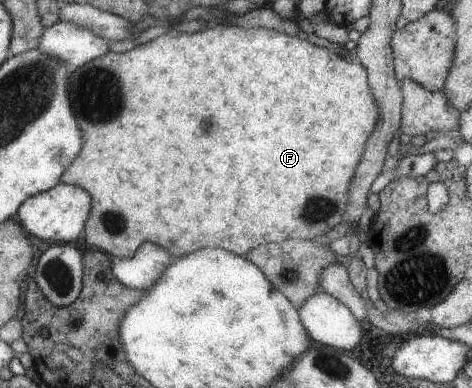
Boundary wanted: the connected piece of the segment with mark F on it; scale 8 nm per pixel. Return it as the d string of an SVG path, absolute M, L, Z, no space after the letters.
M222 22L197 33L172 31L126 53L108 51L107 55L76 68L73 73L70 93L76 99L74 111L78 111L78 119L82 119L82 131L86 131L86 147L82 147L82 155L74 158L72 165L61 175L61 182L85 188L92 196L92 209L85 223L84 237L92 247L111 257L130 258L146 242L166 247L176 259L202 247L220 247L245 256L264 243L282 243L289 239L310 241L318 235L326 235L345 217L353 175L358 162L364 157L370 134L380 121L380 108L369 87L368 73L361 64L318 45L310 45L304 36L292 37L282 31L262 27L246 30Z

